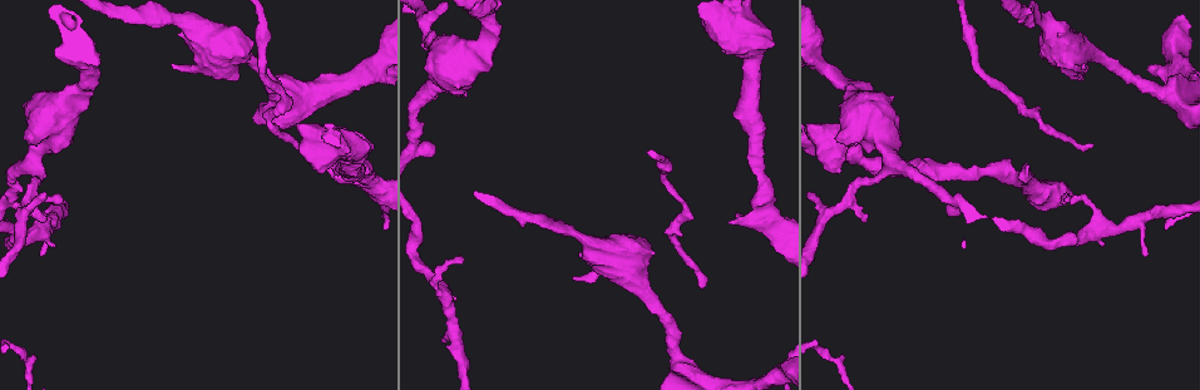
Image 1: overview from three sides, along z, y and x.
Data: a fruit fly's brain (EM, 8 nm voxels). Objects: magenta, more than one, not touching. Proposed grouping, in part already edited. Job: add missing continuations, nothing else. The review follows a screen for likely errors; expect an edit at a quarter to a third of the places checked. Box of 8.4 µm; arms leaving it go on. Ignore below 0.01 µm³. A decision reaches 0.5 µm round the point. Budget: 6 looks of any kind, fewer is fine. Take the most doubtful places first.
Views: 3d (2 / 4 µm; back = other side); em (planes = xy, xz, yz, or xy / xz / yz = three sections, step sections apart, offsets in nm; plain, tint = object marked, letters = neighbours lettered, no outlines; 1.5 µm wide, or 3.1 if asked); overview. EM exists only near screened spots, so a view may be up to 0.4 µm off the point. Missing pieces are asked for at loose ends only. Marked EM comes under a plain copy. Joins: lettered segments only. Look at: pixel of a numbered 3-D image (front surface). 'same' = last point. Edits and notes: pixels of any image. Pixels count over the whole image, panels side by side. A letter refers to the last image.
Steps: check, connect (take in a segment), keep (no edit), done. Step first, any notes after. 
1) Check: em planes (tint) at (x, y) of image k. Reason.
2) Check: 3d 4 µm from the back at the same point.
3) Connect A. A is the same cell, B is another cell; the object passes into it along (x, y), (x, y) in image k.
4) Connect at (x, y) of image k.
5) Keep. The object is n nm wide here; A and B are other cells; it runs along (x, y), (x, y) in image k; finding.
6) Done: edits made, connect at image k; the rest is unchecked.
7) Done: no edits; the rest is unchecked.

Check: 3d 2 µm at (701, 288) of image 1. Long arm stops here.

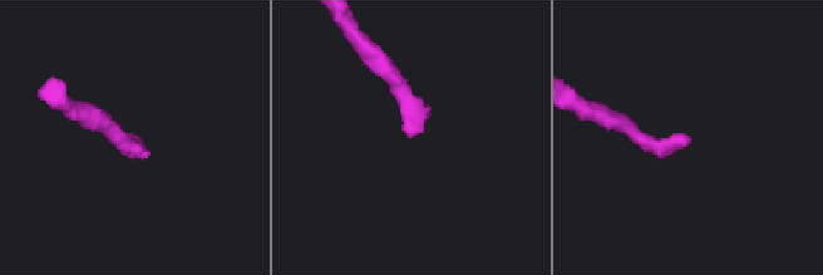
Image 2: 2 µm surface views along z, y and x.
Check: em 3.1 µm yz step 8 (letters) at (140, 140) of image 2.

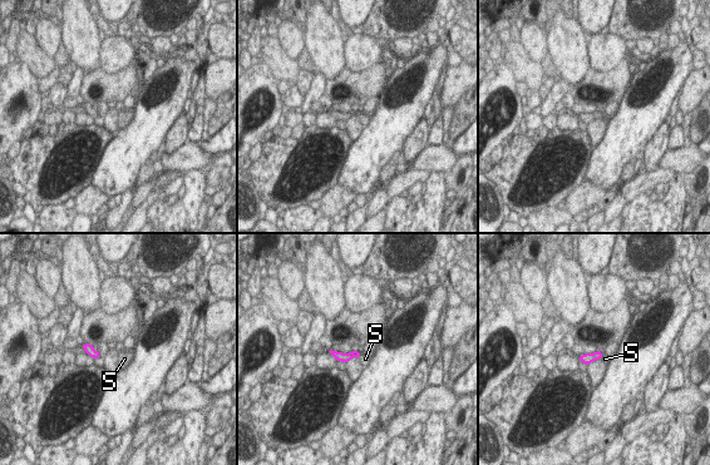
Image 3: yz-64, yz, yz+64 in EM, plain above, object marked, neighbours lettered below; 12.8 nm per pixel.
Connect S. S is the same cell; the object passes into it along (344, 357), (359, 356), (365, 359) in image 3; the neuron continues.

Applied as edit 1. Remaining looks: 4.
Check: overview.

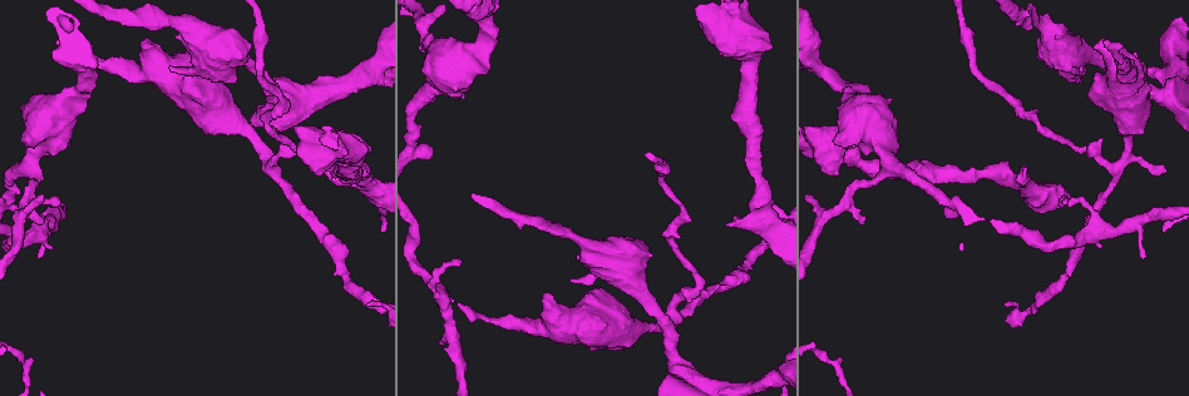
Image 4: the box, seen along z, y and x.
Check: 3d 2 µm at (42, 222) of image 4. Branch stops here.

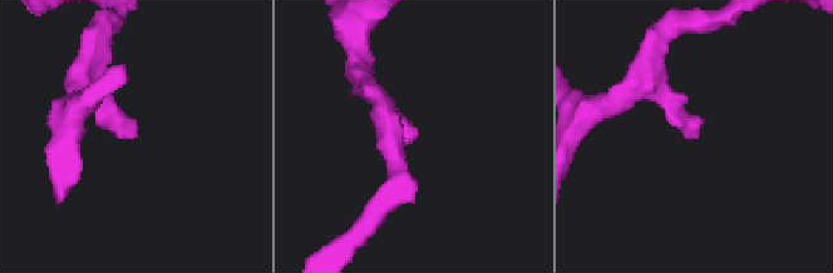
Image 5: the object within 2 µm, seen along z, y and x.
Check: em planes (letters) at (418, 132) of image 5.

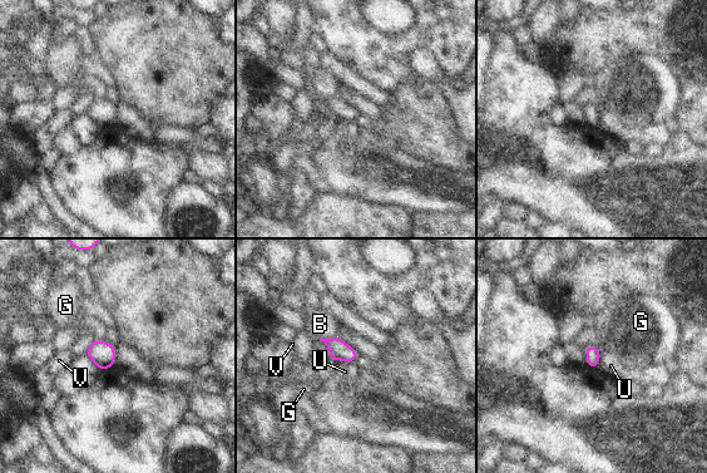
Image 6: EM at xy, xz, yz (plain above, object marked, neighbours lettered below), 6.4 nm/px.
Keep. B, G, U and V are other cells; a border runs along (355, 360), (332, 361) in image 6; none of them fits.

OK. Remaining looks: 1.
Done: edits made, connect at image 3; the rest is unchecked.

